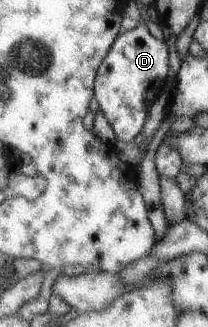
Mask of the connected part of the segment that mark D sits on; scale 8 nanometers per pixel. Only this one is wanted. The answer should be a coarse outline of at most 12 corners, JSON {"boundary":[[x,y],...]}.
{"boundary":[[140,16],[116,36],[94,96],[116,140],[141,132],[167,46]]}

